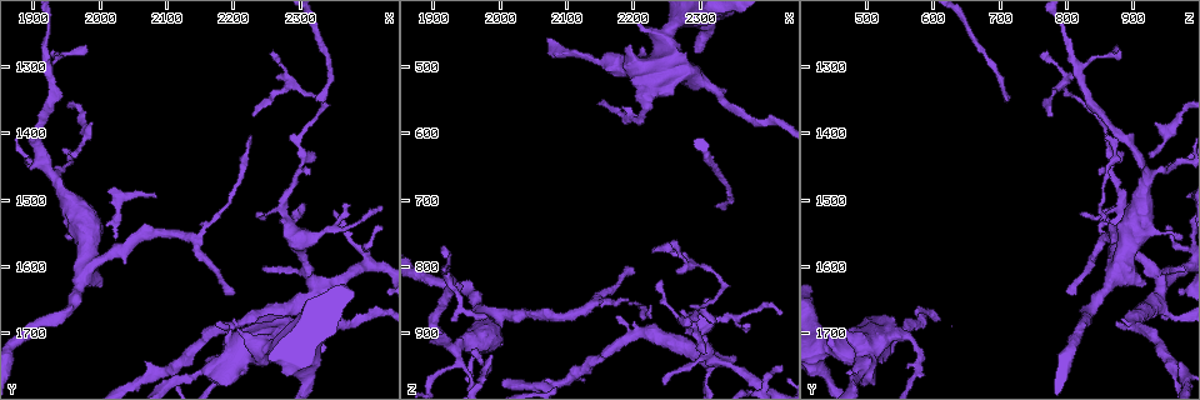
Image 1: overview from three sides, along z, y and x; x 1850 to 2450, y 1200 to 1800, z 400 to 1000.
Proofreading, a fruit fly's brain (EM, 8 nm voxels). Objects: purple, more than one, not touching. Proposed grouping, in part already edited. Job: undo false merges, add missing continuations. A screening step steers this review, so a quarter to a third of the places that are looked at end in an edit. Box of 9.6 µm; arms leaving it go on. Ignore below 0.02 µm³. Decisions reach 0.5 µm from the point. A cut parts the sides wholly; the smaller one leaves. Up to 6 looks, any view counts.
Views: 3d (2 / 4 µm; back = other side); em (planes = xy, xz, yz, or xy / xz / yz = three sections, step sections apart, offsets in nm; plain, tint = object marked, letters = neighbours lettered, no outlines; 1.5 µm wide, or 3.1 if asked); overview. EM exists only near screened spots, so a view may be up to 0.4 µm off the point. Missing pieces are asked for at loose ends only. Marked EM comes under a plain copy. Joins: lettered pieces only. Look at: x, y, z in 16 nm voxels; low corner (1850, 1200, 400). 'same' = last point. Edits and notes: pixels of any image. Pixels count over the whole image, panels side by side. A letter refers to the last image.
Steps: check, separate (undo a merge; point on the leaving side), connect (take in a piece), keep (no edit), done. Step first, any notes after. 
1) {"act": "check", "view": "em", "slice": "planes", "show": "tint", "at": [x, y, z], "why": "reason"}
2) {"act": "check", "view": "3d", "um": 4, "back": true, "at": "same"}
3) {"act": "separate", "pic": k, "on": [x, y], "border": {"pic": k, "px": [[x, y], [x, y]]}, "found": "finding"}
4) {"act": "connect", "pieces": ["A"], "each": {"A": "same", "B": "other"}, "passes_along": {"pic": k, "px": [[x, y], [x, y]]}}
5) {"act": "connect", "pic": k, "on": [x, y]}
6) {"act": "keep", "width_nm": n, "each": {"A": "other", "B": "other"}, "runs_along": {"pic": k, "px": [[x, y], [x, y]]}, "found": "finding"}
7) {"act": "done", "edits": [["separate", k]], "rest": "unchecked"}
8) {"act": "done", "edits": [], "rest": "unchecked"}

{"act": "check", "view": "em", "slice": "planes", "show": "letters", "at": [2375, 1510, 885], "why": "branch stops here"}

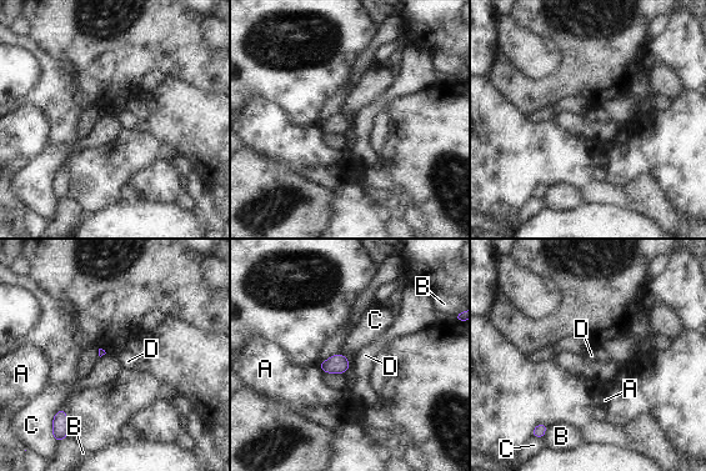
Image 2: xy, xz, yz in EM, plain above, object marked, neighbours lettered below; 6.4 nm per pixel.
{"act": "keep", "each": {"A": "other", "B": "other", "C": "other", "D": "other"}, "border": {"pic": 2, "px": [[340, 352], [349, 362], [344, 374]]}, "found": "no lettered piece goes on from it"}

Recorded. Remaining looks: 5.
{"act": "check", "view": "3d", "um": 2, "at": [2310, 1680, 965], "why": "thick turns thin"}

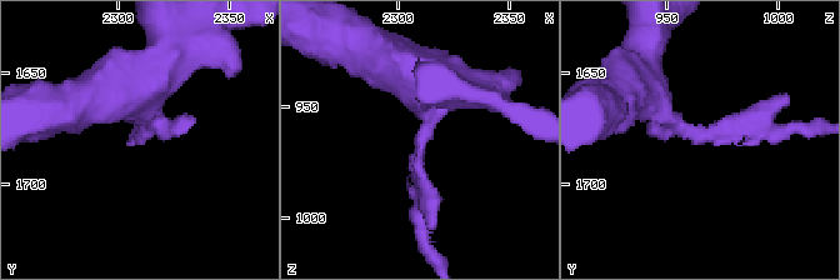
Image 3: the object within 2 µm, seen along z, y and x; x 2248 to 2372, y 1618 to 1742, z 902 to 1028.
{"act": "check", "view": "em", "slice": "xy", "step": 4, "show": "tint", "at": [2310, 1677, 966]}

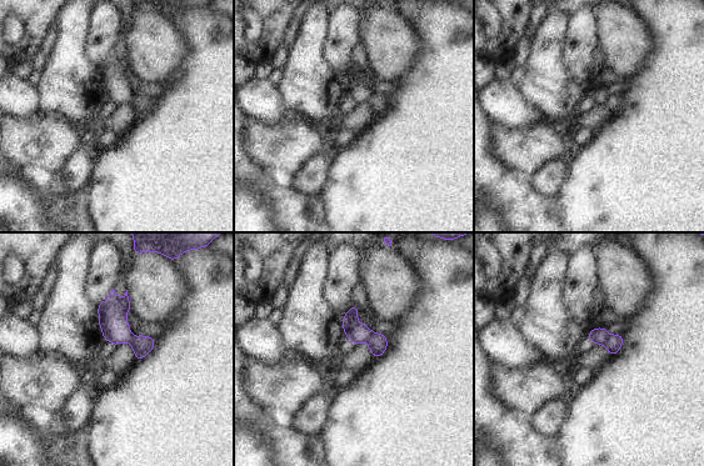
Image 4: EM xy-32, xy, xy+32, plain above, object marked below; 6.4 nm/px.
{"act": "check", "view": "em", "slice": "planes", "show": "letters", "at": "same"}

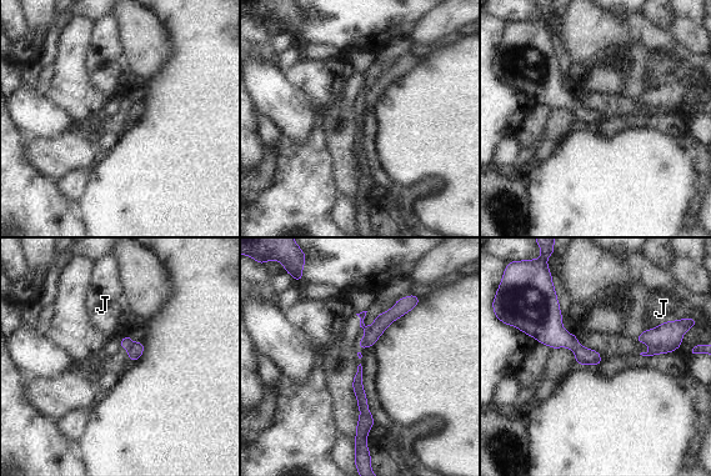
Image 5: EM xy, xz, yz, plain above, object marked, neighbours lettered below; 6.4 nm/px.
{"act": "separate", "pic": 5, "on": [584, 356], "each": {"J": "other"}, "part_leaving": {"pic": 5, "px": [[406, 300], [362, 345]]}, "found": "a second neuron is stuck on"}

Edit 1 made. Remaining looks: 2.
{"act": "check", "view": "3d", "um": 2, "at": [2170, 1690, 870], "why": "branch stops here"}

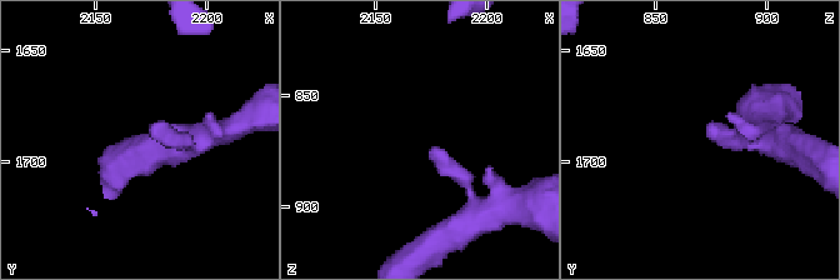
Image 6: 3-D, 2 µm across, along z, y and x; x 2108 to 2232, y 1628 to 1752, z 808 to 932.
{"act": "check", "view": "em", "slice": "planes", "show": "letters", "at": [2176, 1689, 873], "why": "shape alone is not enough"}

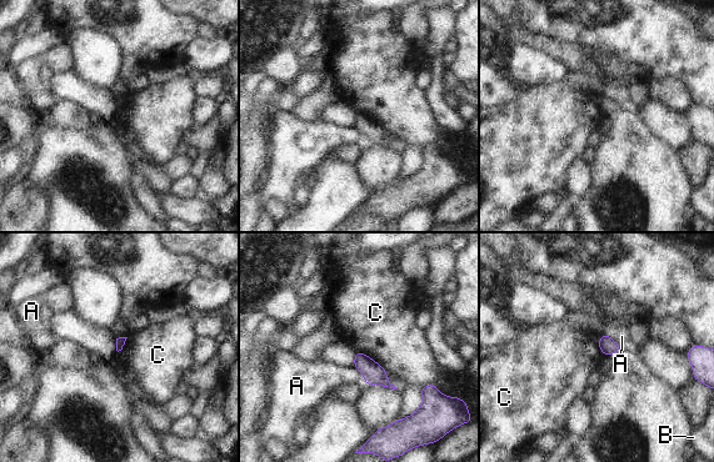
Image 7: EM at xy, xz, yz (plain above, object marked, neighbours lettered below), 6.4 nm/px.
{"act": "keep", "each": {"A": "other", "B": "other", "C": "other"}, "border": {"pic": 7, "px": [[356, 351], [372, 357], [387, 373]]}, "found": "none of them fits"}

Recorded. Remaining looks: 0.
{"act": "done", "edits": [["separate", 5]], "rest": "unchecked"}

